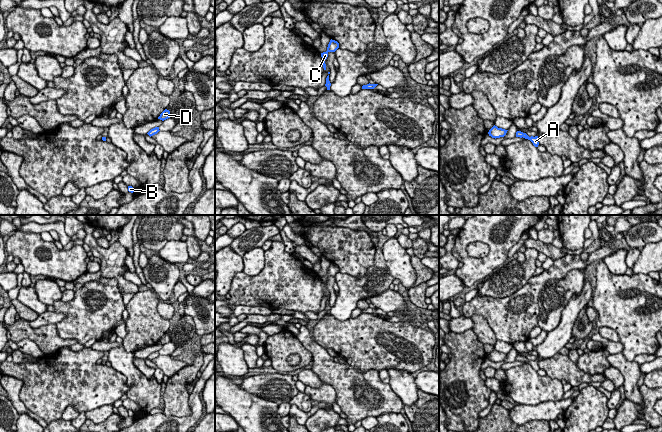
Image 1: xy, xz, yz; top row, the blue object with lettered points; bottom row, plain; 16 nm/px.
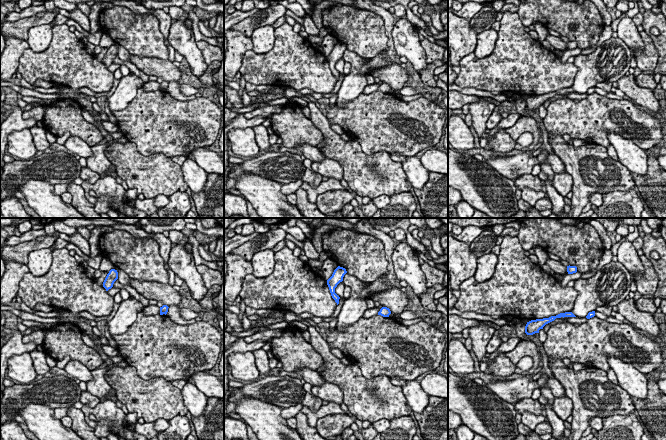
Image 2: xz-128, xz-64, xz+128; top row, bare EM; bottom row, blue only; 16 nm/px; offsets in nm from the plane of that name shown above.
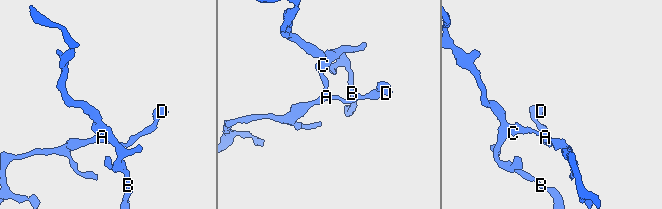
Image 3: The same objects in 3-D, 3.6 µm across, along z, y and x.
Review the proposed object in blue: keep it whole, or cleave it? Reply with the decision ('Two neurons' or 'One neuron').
One neuron

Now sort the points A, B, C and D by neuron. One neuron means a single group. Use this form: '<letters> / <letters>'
A B C D

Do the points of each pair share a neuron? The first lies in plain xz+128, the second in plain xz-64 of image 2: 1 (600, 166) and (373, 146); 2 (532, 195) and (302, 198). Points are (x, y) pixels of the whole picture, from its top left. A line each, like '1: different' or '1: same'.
1: different
2: different

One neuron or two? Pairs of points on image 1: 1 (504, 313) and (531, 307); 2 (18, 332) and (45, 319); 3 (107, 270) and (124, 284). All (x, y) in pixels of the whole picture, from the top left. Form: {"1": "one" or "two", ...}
{"1": "one", "2": "two", "3": "one"}

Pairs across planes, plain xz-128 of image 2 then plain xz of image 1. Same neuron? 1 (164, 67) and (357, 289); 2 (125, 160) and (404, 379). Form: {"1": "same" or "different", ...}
{"1": "different", "2": "different"}

